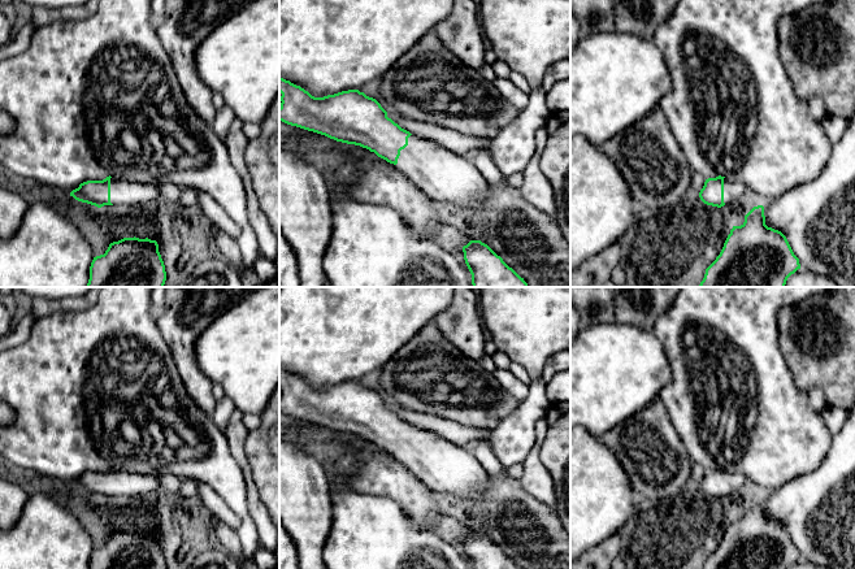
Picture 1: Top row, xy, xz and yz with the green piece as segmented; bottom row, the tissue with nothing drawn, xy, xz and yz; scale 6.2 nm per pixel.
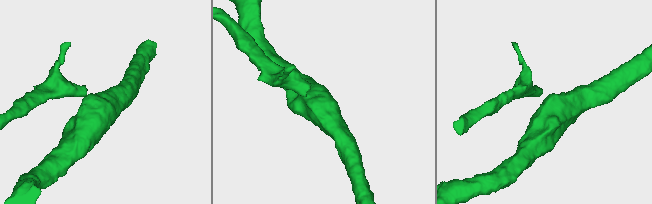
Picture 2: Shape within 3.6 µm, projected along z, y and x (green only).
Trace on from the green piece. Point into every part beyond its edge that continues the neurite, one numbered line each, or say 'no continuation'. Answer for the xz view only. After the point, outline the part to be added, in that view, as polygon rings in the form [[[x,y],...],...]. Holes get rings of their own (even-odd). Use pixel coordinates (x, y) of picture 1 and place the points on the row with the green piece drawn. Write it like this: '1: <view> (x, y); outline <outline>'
1: xz (442, 174); outline [[[411,135],[396,166],[430,199],[447,203],[451,212],[469,217],[486,205],[489,183],[473,162],[433,140]]]

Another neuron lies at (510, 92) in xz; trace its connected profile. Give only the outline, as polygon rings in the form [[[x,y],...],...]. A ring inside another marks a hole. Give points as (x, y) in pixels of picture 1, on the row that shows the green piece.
[[[496,77],[494,82],[495,87],[502,94],[503,99],[518,109],[524,109],[529,103],[528,92],[521,91],[517,88],[511,79],[504,79]]]

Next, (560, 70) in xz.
[[[570,58],[557,61],[547,69],[542,81],[542,88],[550,91],[555,83],[565,79],[570,79]]]

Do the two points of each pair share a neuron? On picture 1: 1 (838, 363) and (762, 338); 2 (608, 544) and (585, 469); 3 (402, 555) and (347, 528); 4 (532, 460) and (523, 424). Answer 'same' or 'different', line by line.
1: different
2: different
3: same
4: different

